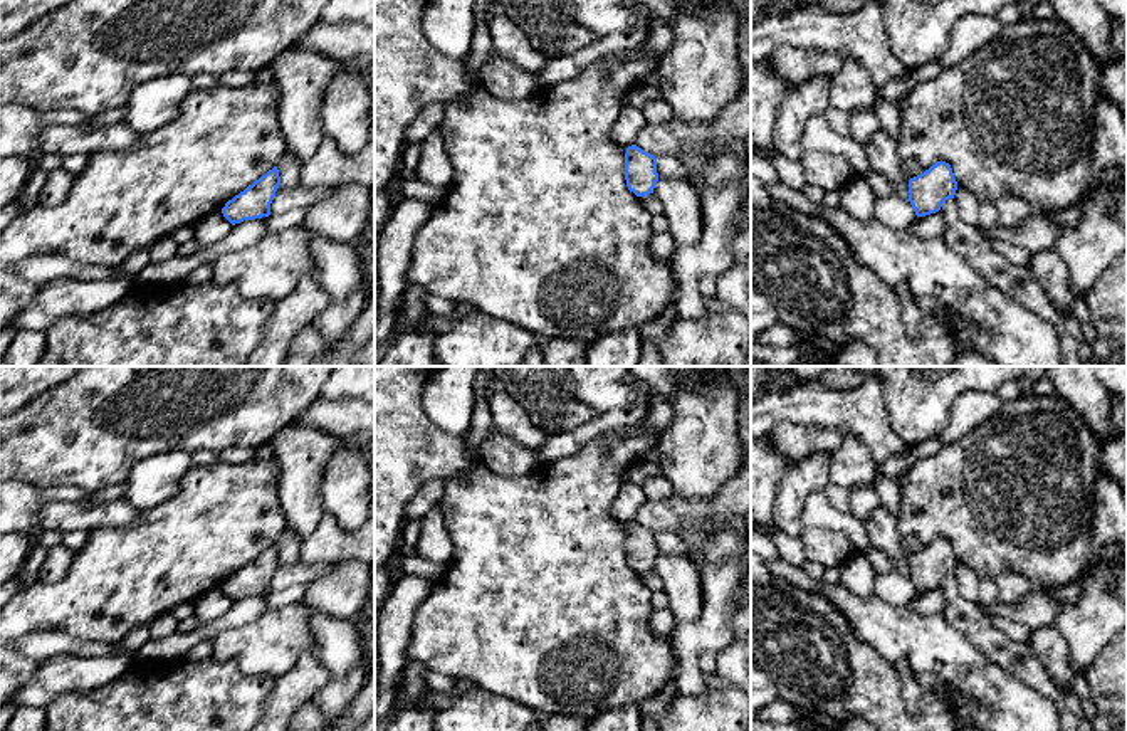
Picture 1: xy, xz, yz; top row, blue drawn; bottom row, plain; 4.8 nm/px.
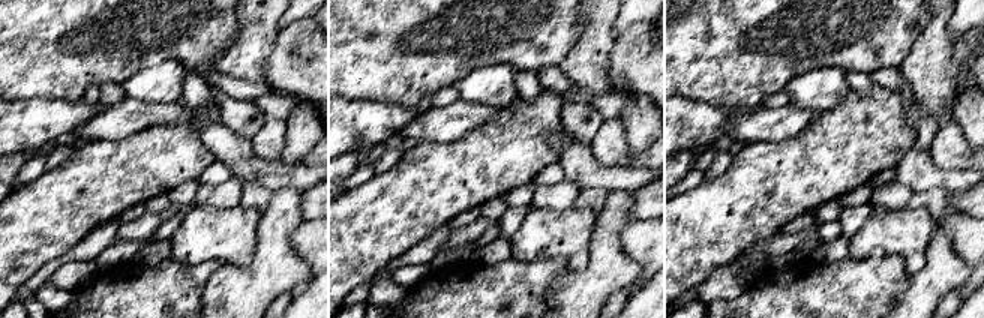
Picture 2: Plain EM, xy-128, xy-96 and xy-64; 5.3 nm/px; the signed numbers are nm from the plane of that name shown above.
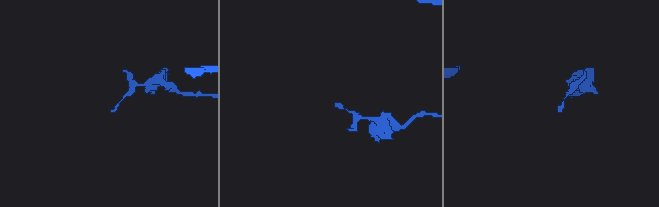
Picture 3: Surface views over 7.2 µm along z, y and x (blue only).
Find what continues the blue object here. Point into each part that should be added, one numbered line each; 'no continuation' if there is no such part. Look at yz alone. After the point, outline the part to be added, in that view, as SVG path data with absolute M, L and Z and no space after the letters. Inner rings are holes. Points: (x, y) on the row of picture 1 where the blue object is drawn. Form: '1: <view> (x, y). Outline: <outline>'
no continuation

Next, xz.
no continuation

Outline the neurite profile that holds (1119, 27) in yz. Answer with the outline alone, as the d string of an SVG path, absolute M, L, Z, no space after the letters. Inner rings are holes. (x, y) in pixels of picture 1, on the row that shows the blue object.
M1112 18L1112 45L1119 55L1127 57L1127 20Z

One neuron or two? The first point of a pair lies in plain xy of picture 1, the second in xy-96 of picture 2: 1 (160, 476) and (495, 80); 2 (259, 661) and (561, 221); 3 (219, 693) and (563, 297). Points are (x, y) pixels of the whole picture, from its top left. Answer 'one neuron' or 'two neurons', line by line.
1: one neuron
2: one neuron
3: two neurons

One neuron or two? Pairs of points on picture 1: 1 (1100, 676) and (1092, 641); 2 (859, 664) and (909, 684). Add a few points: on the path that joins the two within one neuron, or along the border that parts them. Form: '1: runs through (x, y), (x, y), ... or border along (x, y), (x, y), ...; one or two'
1: border along (1109, 642), (1084, 673); two
2: border along (894, 667), (899, 676), (902, 701), (909, 713); two

